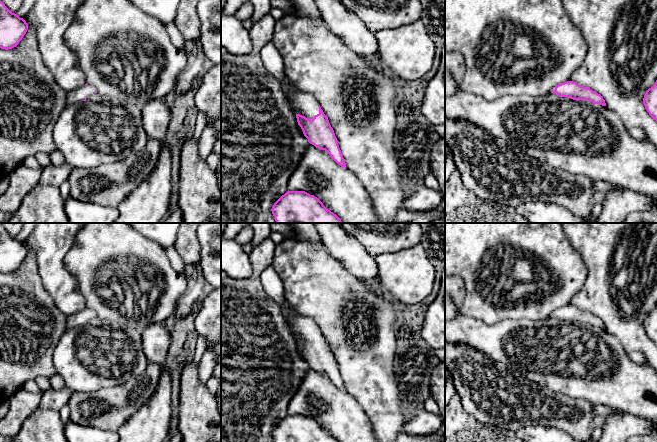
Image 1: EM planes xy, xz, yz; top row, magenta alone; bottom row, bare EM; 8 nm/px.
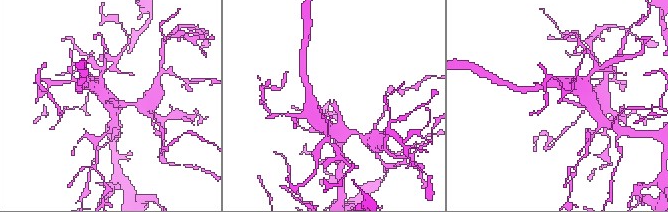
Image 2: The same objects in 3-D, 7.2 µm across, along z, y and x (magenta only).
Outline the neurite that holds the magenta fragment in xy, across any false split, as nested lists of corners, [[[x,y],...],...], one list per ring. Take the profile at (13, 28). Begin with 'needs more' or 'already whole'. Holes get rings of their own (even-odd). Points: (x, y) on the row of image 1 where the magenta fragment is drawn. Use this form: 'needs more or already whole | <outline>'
already whole | [[[0,1],[0,48],[12,49],[22,40],[28,30],[28,24],[23,18],[12,13]]]

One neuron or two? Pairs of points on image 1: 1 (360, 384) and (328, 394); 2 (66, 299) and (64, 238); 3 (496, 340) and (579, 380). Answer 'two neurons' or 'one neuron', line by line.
1: two neurons
2: one neuron
3: one neuron

